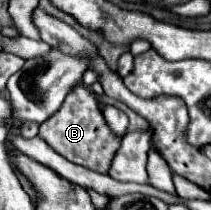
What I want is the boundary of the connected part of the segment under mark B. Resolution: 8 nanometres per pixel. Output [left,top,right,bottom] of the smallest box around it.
[38,86,120,174]

